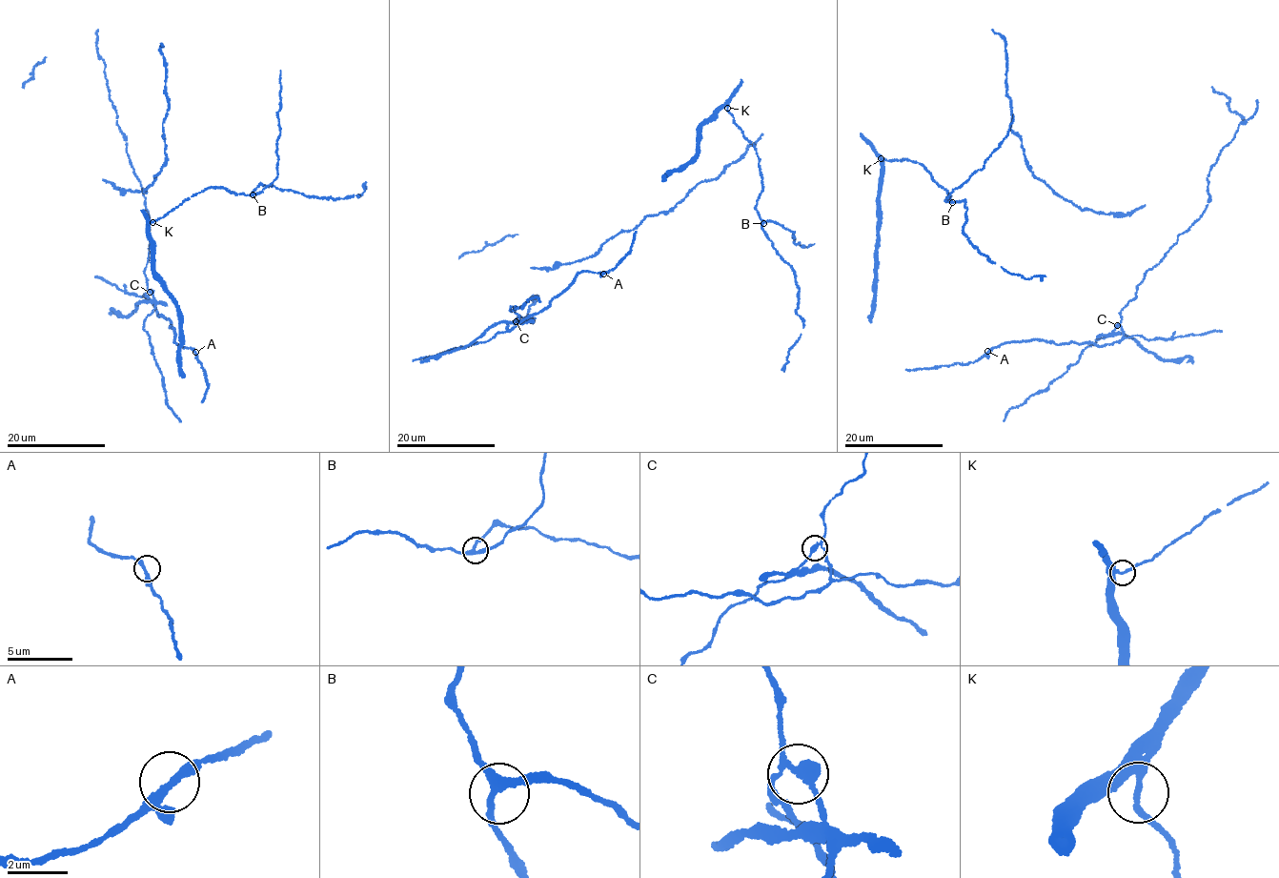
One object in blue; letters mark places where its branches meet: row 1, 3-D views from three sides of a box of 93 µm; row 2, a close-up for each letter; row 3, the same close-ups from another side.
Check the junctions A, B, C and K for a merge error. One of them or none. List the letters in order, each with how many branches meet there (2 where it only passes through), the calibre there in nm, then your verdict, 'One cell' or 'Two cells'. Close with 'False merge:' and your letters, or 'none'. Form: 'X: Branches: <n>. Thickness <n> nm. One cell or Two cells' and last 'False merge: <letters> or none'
A: Branches: 3. Thickness 240 nm. One cell
B: Branches: 3. Thickness 220 nm. One cell
C: Branches: 3. Thickness 240 nm. Two cells
K: Branches: 3. Thickness 220 nm. One cell
False merge: C

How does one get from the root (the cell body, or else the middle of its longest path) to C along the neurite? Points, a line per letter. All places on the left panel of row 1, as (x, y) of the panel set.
C: (194, 352), (175, 342), (176, 335), (172, 327), (170, 328), (171, 320), (158, 316), (146, 295), (150, 292)

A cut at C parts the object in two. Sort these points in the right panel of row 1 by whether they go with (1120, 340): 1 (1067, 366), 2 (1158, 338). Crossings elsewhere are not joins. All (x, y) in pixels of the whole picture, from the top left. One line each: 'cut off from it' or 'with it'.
1: cut off from it
2: with it

